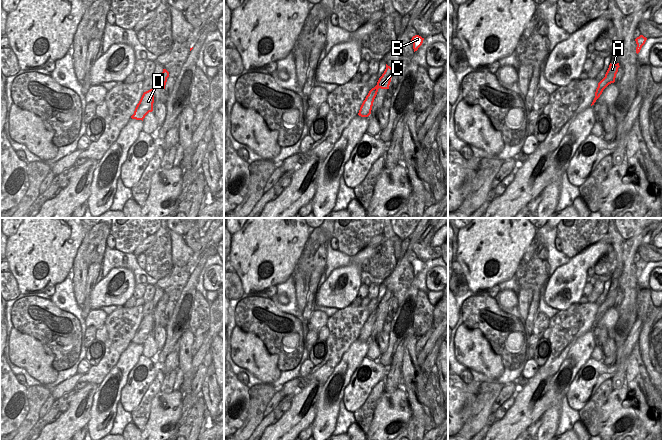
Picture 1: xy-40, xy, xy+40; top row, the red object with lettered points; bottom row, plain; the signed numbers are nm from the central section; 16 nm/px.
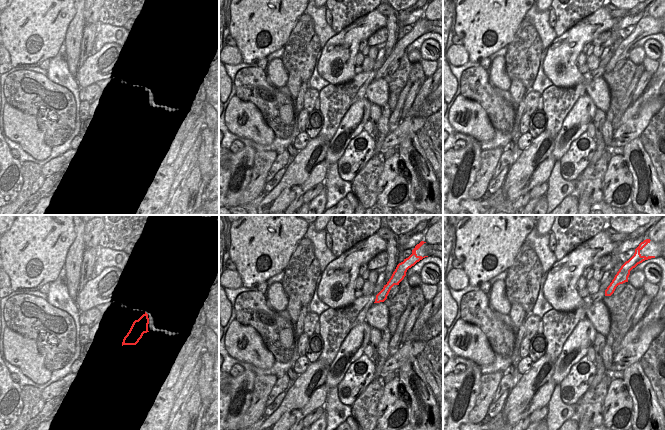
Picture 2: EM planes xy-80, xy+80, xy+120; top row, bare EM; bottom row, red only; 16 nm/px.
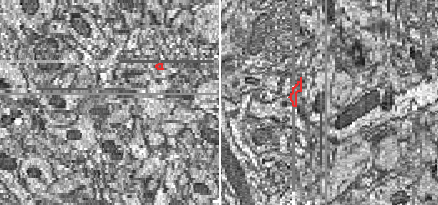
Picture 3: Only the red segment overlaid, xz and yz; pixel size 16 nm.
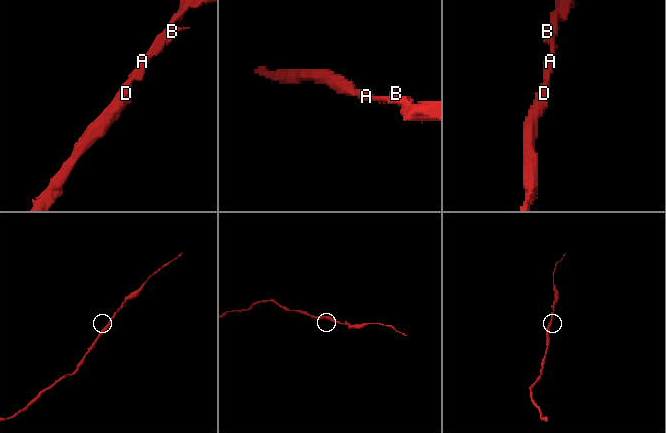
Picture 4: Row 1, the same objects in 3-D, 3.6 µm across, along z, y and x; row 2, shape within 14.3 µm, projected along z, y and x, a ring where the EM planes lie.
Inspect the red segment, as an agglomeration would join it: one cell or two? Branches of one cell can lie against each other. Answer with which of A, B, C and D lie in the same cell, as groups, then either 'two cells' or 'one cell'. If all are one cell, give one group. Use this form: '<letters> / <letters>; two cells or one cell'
A B C D; one cell

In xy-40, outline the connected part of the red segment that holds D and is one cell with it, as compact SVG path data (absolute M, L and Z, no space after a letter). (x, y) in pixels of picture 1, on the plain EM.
M163 293L163 296L158 301L157 305L154 307L153 312L144 316L139 327L137 328L134 338L131 340L132 343L142 344L145 340L153 335L154 327L154 313L165 313L167 302L169 301L169 296Z

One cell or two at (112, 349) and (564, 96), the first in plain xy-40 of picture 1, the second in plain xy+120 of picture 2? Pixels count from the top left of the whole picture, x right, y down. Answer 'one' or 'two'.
one

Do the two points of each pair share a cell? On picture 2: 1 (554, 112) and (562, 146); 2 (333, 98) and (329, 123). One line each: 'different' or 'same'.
1: different
2: same

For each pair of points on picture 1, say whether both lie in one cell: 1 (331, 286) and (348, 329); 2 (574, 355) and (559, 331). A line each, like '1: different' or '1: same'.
1: different
2: different

